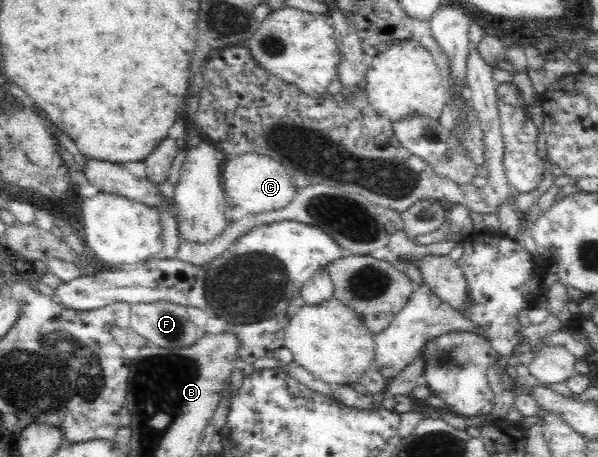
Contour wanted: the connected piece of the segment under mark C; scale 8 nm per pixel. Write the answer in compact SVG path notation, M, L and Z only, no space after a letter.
M251 153L231 156L229 160L225 160L221 171L220 178L225 196L229 196L235 206L241 206L245 212L251 214L282 209L293 200L297 192L297 186L285 167L268 156Z

